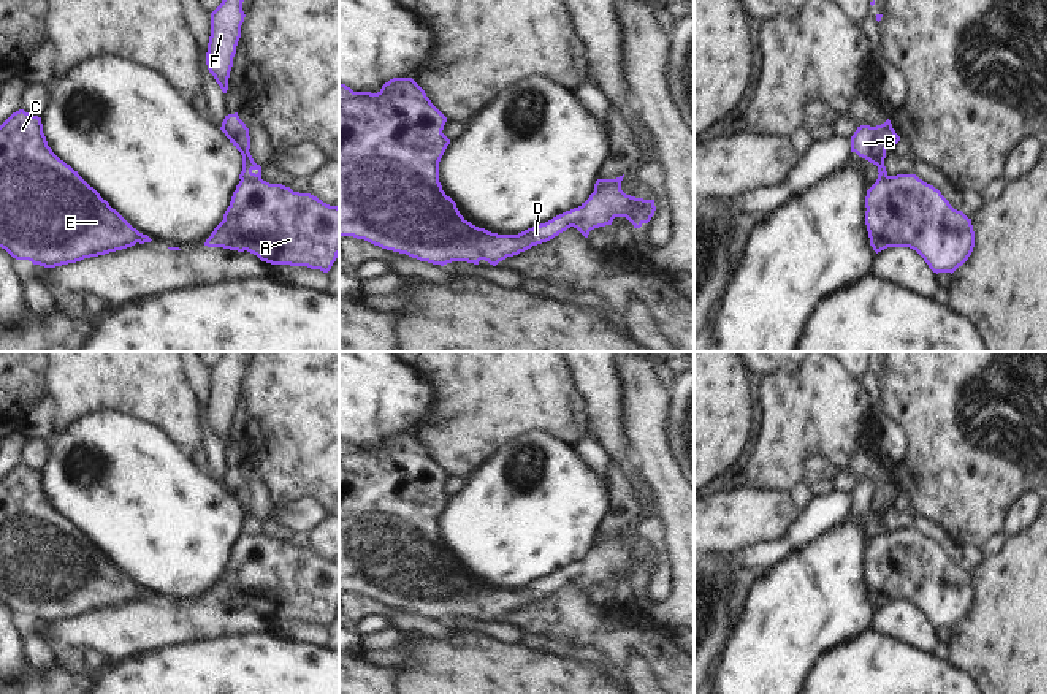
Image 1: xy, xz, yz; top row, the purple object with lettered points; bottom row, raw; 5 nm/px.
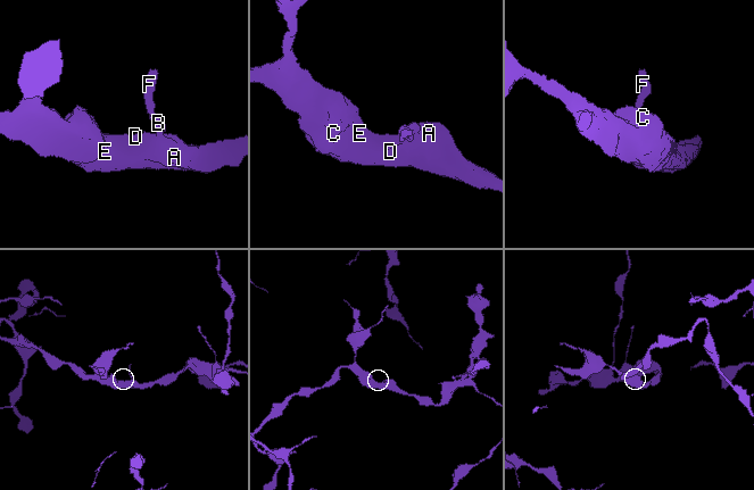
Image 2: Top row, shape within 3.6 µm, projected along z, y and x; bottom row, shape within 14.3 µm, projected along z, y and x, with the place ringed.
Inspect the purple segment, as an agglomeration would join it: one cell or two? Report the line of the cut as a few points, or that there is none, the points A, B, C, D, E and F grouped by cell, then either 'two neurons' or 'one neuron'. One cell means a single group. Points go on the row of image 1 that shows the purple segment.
cut in xy along (260, 178), (241, 181); A C D E / B F; two neurons

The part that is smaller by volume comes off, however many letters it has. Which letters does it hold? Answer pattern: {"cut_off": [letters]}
{"cut_off": ["B", "F"]}

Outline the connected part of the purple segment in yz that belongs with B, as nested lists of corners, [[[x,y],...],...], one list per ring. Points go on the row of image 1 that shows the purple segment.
[[[887,119],[884,124],[870,127],[860,125],[851,136],[851,152],[856,152],[859,157],[868,160],[870,163],[878,166],[878,179],[881,181],[887,177],[887,171],[884,166],[886,149],[891,144],[897,144],[900,136],[892,128],[891,120]]]

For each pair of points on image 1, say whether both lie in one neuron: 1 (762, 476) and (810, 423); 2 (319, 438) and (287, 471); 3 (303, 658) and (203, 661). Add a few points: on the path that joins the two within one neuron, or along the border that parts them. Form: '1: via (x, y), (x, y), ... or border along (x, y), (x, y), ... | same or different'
1: via (774, 463), (797, 436) | same
2: via (311, 446), (293, 463) | same
3: via (278, 661), (228, 661) | same

